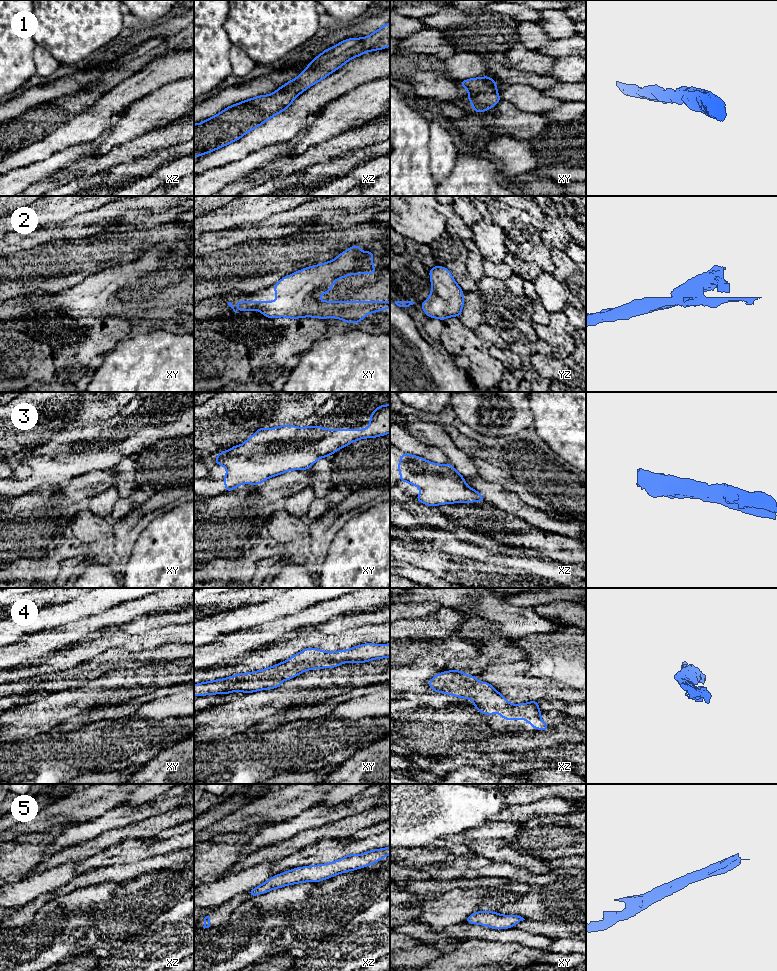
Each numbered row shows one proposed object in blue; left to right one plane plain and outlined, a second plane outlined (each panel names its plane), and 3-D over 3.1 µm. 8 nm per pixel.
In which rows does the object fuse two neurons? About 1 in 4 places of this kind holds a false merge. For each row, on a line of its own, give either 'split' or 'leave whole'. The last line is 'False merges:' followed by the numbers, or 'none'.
1: leave whole
2: leave whole
3: leave whole
4: leave whole
5: leave whole
False merges: none

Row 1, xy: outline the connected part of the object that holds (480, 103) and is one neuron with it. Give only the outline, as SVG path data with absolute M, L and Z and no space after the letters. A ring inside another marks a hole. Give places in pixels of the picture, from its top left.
M489 76L467 79L459 84L468 90L467 100L472 103L473 112L487 111L501 101L497 83Z

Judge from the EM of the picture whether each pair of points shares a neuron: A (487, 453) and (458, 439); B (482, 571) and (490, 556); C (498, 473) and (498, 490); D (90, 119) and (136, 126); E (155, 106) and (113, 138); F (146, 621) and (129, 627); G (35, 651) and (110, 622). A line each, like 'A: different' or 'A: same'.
A: same
B: different
C: different
D: different
E: same
F: same
G: same

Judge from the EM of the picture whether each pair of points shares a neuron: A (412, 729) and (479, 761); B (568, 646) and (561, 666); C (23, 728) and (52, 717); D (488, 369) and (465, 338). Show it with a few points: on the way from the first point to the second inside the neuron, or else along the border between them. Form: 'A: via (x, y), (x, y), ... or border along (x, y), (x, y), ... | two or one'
A: via (429, 743), (434, 745), (462, 746) | one
B: via (568, 651), (568, 654), (561, 661) | one
C: via (30, 721), (35, 718), (45, 717) | one
D: via (481, 361), (478, 353), (471, 346) | one

